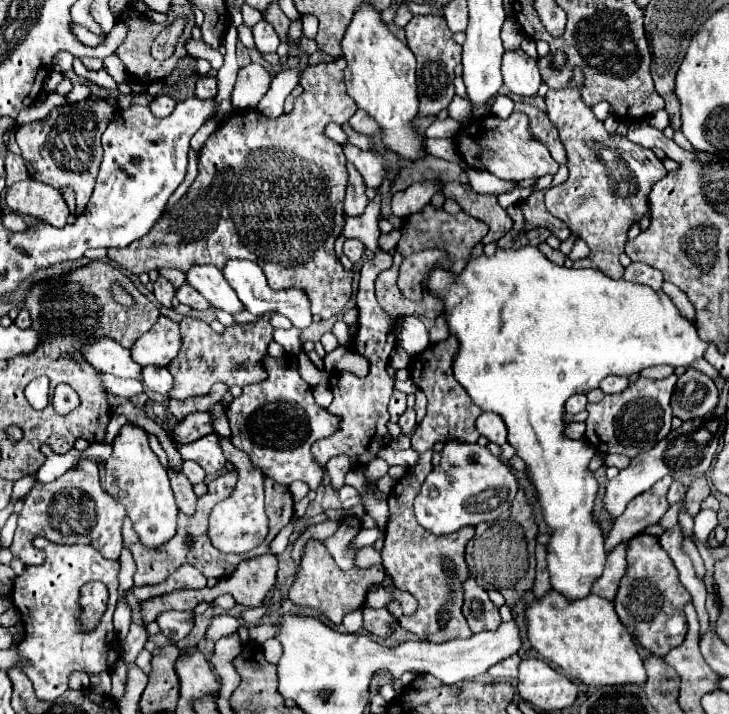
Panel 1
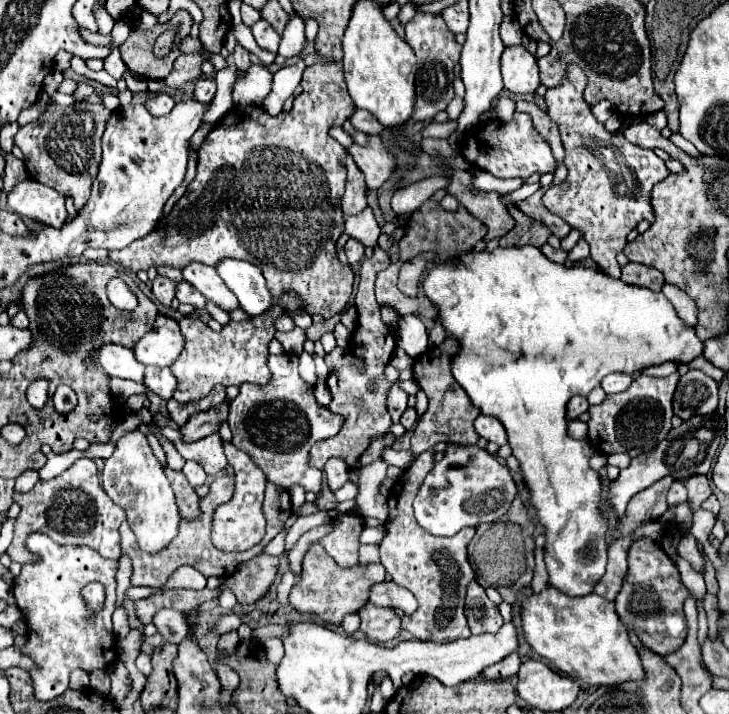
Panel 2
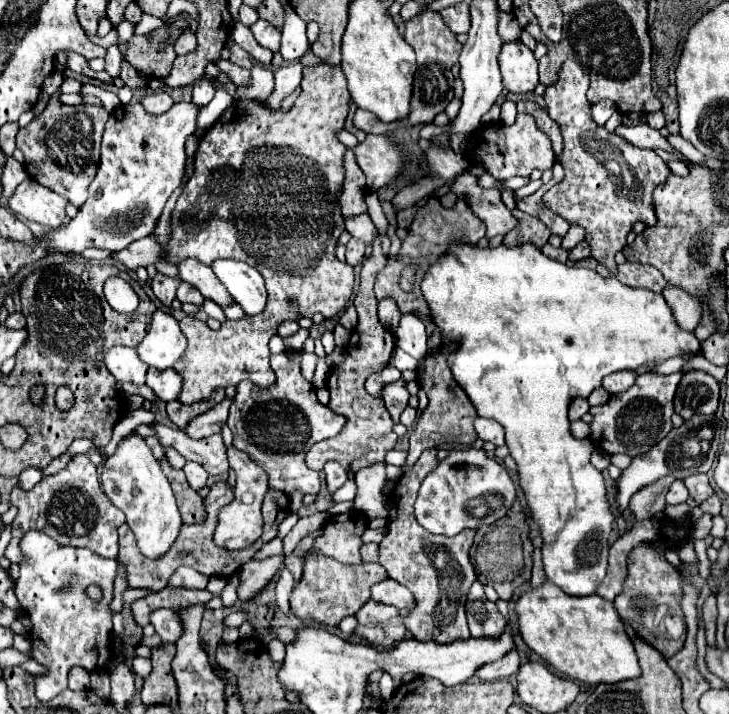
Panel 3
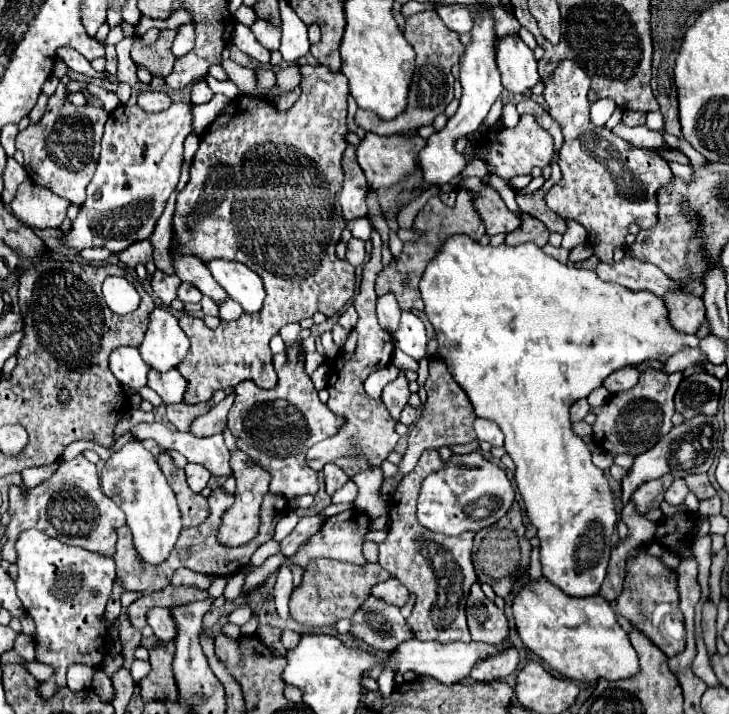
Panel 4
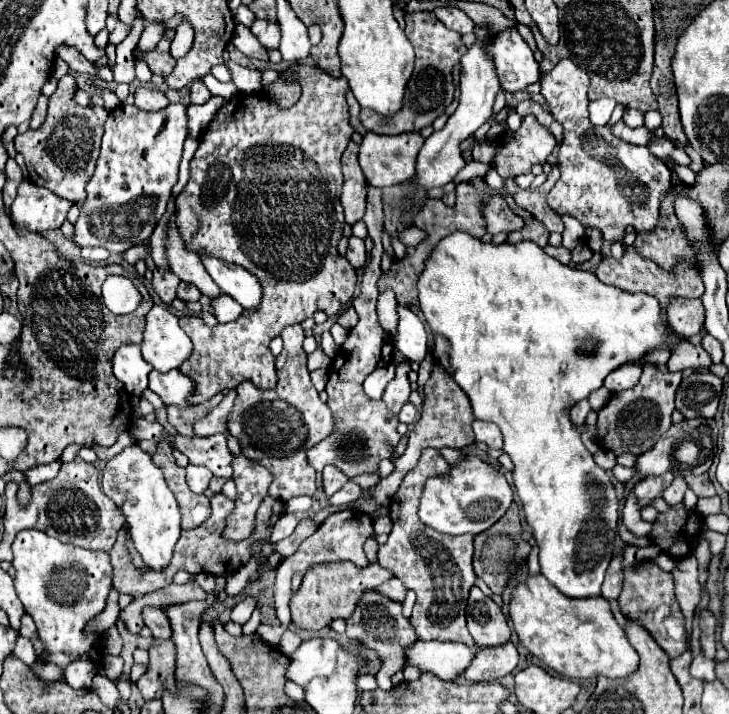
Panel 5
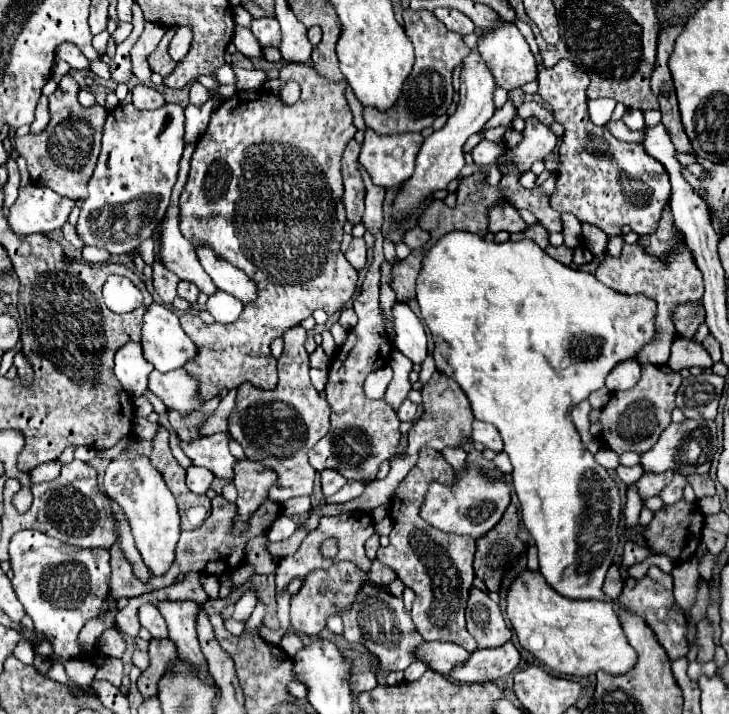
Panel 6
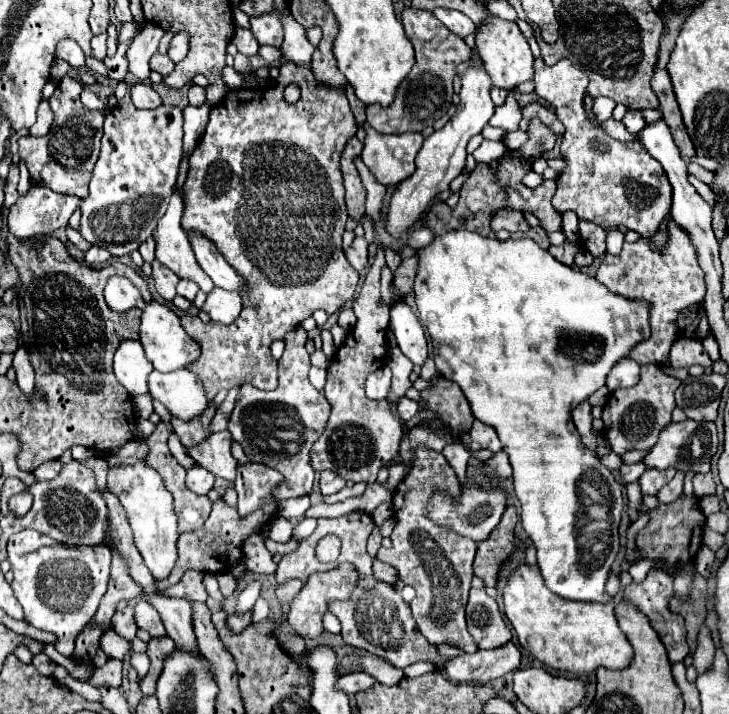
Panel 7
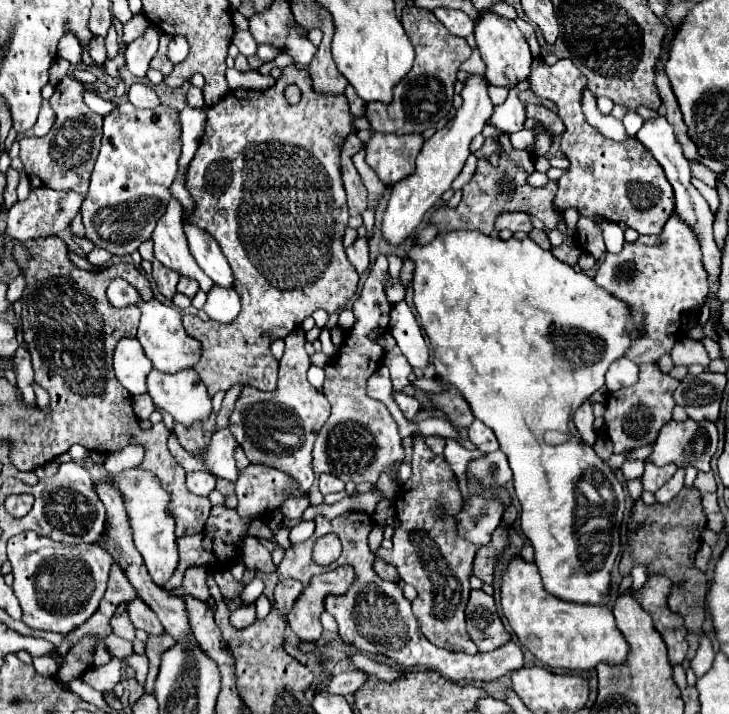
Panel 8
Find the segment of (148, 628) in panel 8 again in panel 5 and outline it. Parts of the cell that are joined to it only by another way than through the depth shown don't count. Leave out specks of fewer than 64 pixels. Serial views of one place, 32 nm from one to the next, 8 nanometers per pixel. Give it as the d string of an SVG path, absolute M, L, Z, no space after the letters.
M146 606L142 610L142 622L144 626L148 626L152 630L154 638L170 638L170 630L168 630L168 618L164 616L162 608L156 606Z

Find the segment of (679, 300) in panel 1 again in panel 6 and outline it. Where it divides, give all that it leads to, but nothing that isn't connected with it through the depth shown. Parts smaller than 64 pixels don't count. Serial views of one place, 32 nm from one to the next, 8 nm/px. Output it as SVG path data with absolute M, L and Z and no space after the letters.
M688 302L674 310L674 326L680 336L694 338L698 326L705 320L705 310L701 302Z

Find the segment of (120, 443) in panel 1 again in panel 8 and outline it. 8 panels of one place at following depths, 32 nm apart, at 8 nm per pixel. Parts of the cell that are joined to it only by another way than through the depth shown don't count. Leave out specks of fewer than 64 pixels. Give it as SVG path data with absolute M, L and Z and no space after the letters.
M138 468L124 470L124 472L120 472L118 476L112 476L112 478L126 498L126 510L130 512L130 524L132 524L132 530L134 530L134 544L140 550L154 584L162 588L172 578L172 572L178 566L174 518L166 512L170 496L162 490L162 486L160 486L160 482L154 474L138 470Z

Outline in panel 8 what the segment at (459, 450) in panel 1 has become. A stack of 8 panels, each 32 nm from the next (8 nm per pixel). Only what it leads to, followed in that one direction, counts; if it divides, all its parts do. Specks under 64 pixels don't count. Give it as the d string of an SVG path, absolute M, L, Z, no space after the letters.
M474 496L468 500L468 506L458 514L458 532L468 542L478 548L490 544L492 532L500 526L504 506L498 498L486 500L484 496Z

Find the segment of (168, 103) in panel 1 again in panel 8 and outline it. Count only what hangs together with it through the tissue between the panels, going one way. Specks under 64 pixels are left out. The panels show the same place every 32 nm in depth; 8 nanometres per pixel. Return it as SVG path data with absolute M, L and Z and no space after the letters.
M132 84L128 90L128 100L136 108L156 108L160 104L156 92L146 84Z

